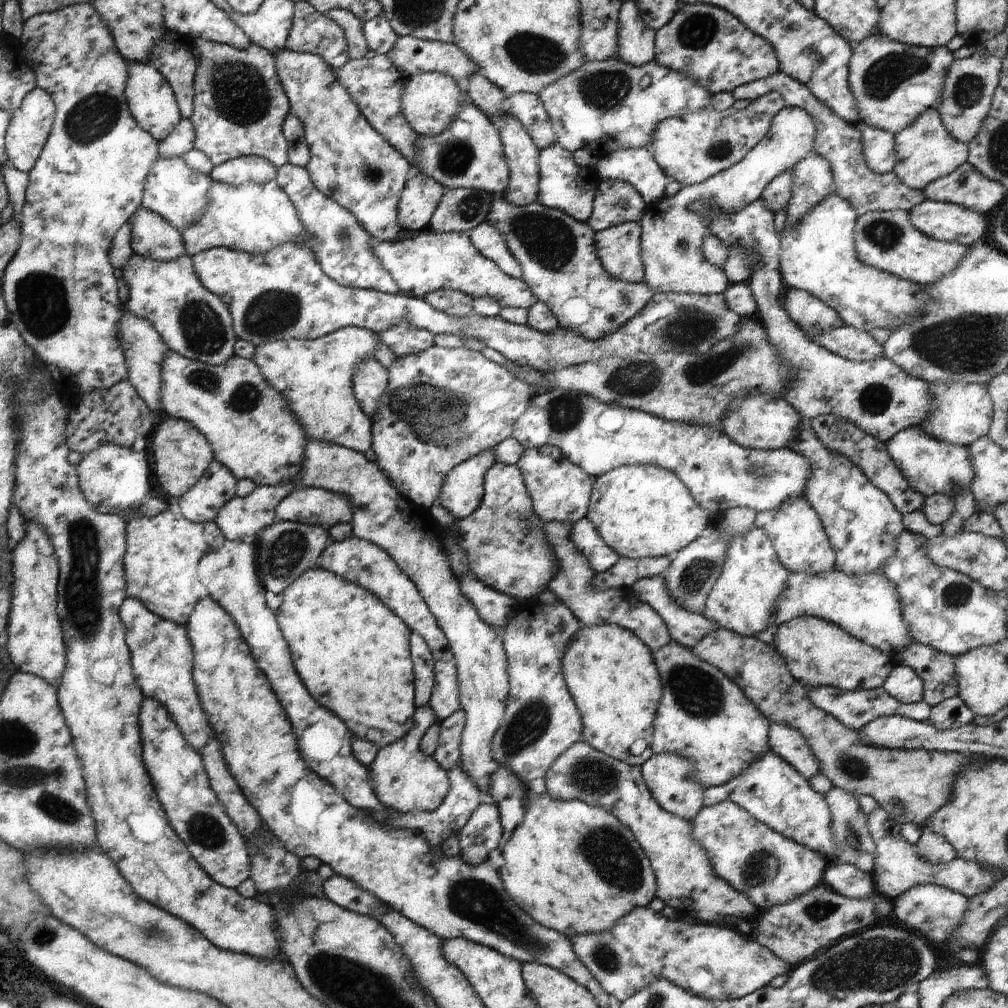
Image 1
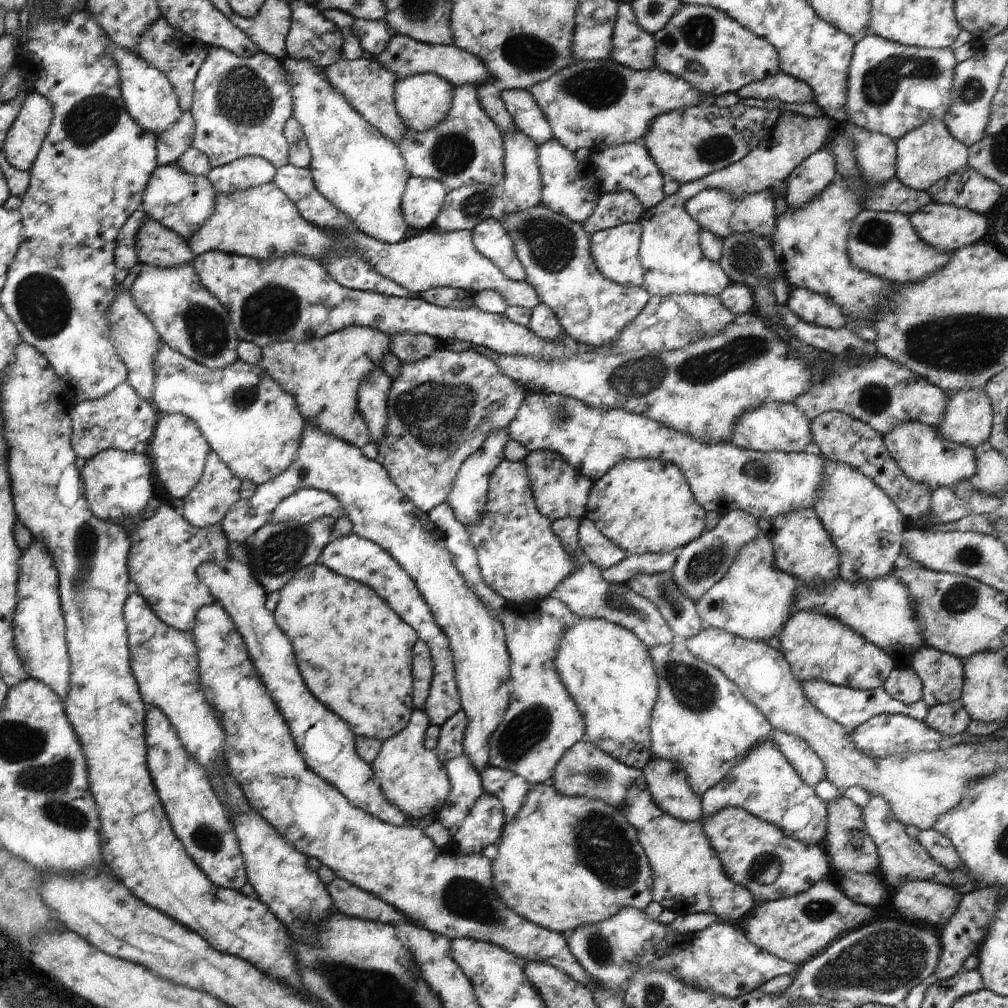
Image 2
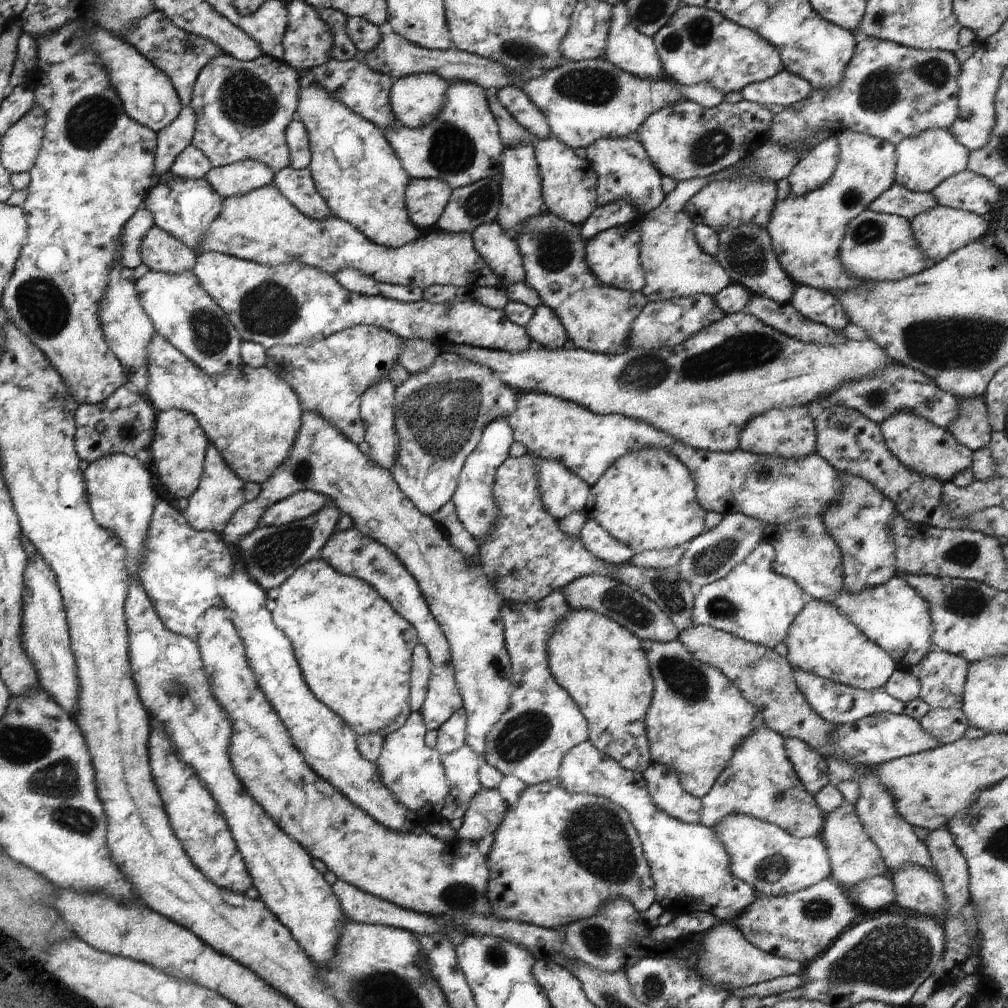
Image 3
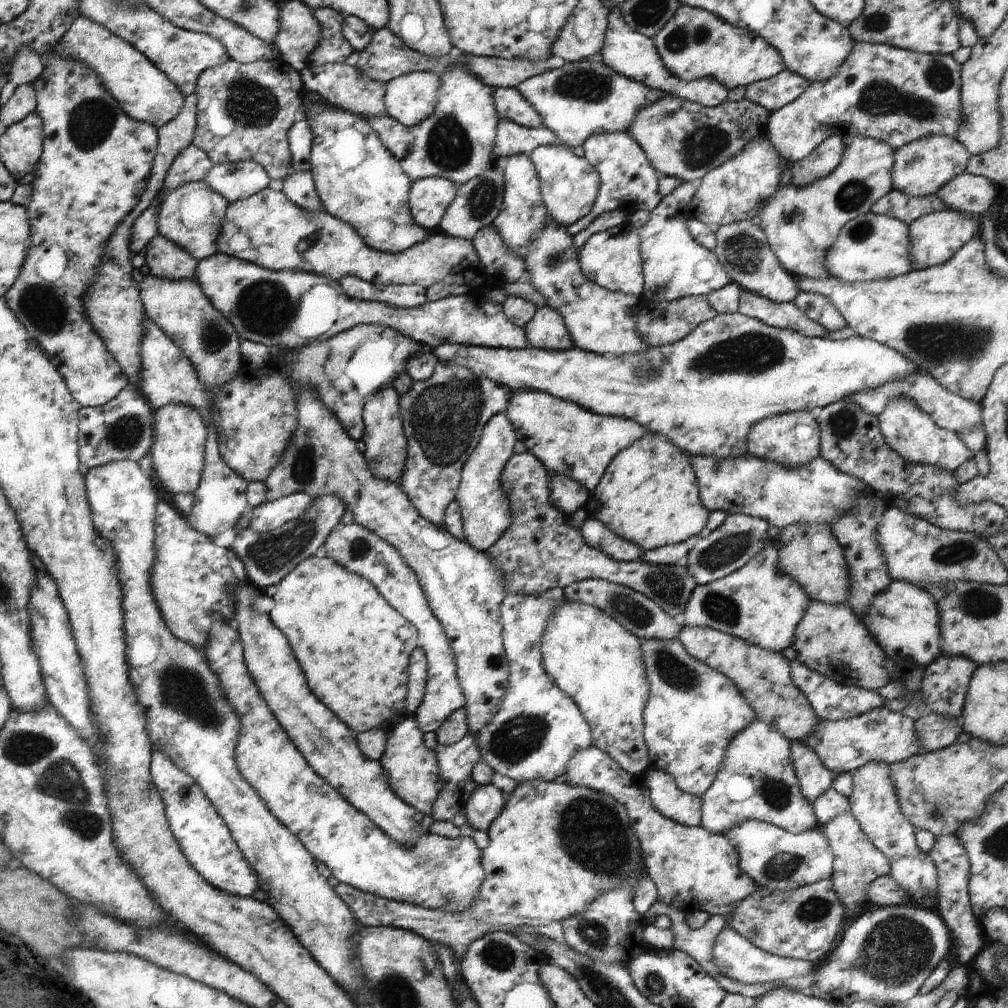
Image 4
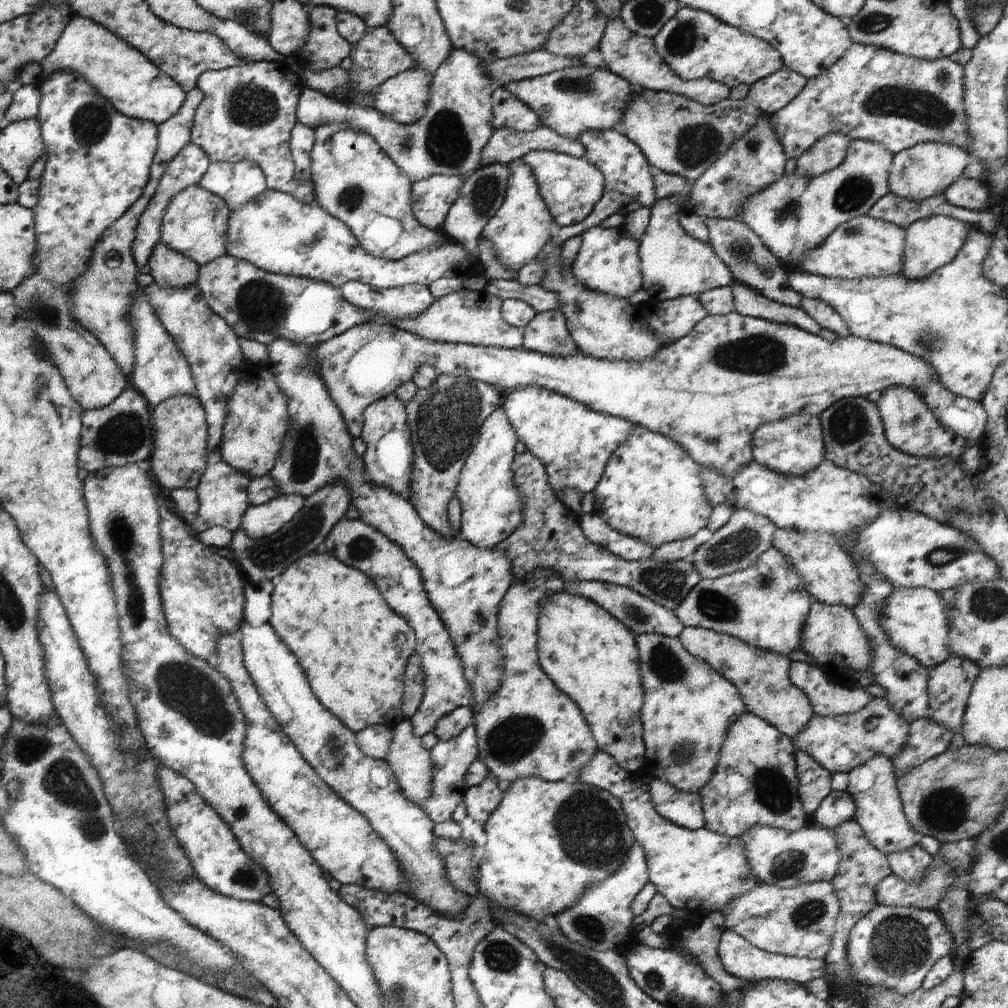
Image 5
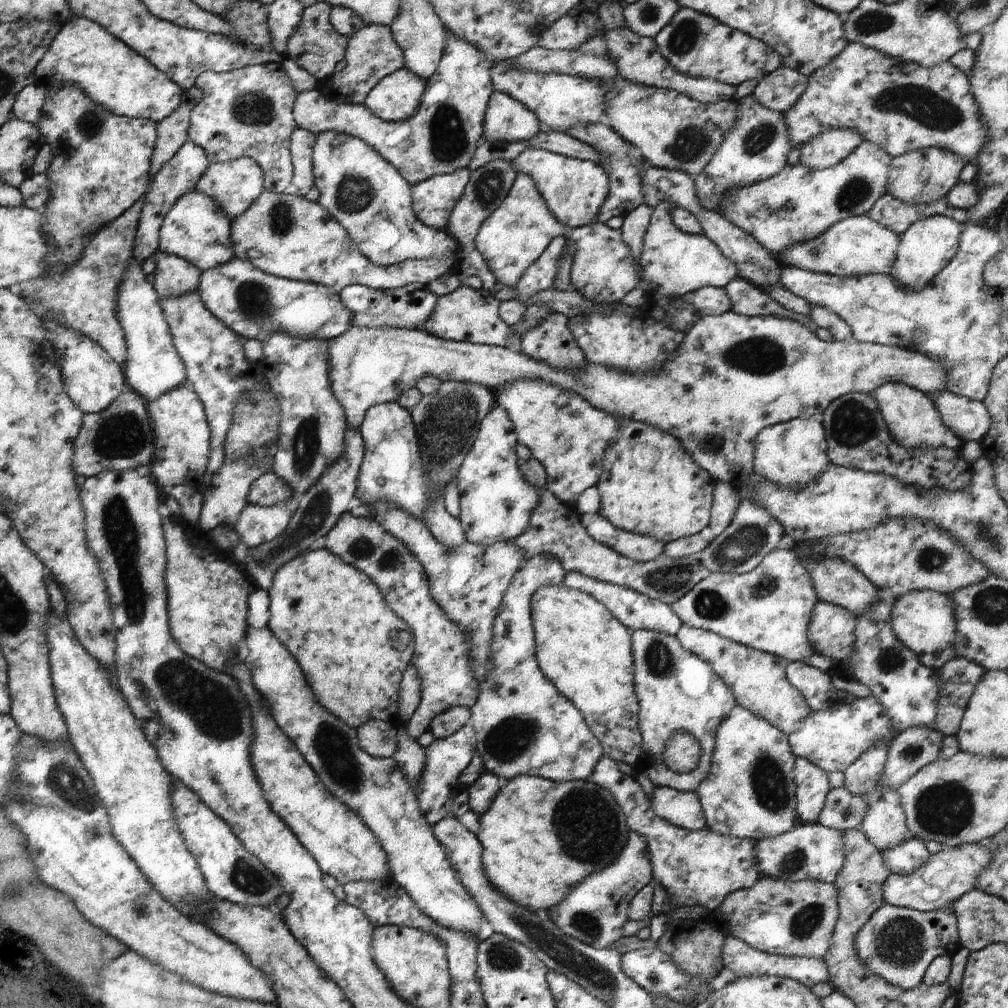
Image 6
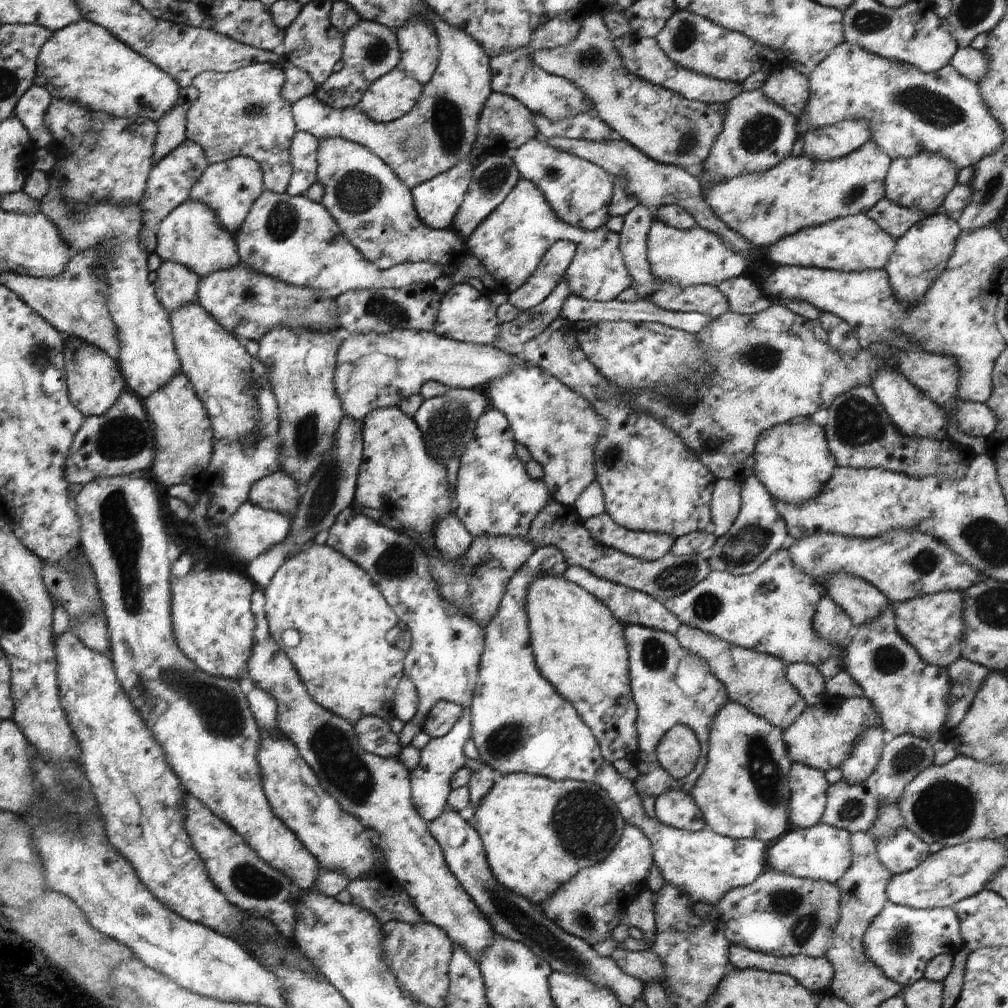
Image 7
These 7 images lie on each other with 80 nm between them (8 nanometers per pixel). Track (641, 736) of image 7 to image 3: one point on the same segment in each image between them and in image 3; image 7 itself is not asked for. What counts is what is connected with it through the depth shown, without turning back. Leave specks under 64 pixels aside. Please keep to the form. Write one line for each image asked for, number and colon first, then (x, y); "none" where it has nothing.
3: (696, 717)
4: (692, 712)
5: (687, 707)
6: (676, 691)

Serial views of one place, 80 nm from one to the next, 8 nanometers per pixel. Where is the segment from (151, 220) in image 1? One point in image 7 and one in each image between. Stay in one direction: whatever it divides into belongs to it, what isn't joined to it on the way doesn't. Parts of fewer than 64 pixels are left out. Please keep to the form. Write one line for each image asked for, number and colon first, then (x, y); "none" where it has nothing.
2: (155, 245)
3: (160, 252)
4: (164, 259)
5: (168, 268)
6: (172, 276)
7: (174, 285)

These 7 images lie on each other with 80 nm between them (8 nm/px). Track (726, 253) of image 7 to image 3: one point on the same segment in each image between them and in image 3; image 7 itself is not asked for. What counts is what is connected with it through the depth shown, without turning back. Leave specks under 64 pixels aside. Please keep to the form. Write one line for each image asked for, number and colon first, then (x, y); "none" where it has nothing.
3: (673, 265)
4: (673, 265)
5: (672, 264)
6: (672, 263)

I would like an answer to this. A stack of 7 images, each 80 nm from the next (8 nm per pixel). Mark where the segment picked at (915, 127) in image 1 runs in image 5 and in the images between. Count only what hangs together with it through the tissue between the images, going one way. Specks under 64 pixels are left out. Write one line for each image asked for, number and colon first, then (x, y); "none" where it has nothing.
2: (927, 153)
3: (923, 160)
4: (920, 167)
5: (925, 170)

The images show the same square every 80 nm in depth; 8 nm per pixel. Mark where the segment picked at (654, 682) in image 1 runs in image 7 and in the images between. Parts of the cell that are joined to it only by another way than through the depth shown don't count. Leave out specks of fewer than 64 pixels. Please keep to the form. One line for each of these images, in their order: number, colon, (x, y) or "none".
2: (606, 670)
3: (602, 666)
4: (598, 664)
5: (588, 655)
6: (585, 652)
7: (578, 646)

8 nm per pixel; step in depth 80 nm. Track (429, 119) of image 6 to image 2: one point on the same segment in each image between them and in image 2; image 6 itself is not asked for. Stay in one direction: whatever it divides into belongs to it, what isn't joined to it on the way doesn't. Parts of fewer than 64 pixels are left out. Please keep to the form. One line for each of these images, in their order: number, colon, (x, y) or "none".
2: (465, 149)
3: (461, 145)
4: (456, 142)
5: (448, 139)

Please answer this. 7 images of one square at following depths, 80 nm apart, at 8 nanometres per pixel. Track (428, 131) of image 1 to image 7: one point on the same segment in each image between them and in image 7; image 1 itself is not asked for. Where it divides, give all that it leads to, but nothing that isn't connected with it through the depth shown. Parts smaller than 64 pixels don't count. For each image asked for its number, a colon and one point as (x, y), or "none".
2: (421, 101)
3: (416, 99)
4: (410, 98)
5: (402, 98)
6: (396, 97)
7: (391, 96)

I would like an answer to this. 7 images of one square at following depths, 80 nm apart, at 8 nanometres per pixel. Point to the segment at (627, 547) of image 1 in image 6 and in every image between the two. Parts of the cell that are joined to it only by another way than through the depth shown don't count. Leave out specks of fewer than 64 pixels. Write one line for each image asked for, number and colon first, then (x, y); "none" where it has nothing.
2: (642, 506)
3: (645, 499)
4: (647, 495)
5: (650, 489)
6: (649, 485)

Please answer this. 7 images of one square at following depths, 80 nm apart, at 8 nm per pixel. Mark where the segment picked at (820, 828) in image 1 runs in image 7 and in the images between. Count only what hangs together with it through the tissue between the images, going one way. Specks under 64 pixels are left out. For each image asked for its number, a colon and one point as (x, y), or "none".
2: (762, 782)
3: (759, 781)
4: (756, 781)
5: (754, 783)
6: (748, 793)
7: (742, 793)

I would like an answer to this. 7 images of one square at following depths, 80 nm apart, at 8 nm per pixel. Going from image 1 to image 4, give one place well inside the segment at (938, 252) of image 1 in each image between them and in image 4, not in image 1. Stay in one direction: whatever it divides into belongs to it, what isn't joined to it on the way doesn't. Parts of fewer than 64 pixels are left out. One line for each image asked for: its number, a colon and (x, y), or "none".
2: (885, 244)
3: (875, 246)
4: (869, 247)

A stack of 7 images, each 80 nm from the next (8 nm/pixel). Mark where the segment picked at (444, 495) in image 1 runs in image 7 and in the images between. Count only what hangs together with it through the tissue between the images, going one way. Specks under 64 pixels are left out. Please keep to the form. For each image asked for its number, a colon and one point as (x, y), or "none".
2: (466, 496)
3: (473, 503)
4: (483, 508)
5: (490, 505)
6: (495, 502)
7: (493, 495)

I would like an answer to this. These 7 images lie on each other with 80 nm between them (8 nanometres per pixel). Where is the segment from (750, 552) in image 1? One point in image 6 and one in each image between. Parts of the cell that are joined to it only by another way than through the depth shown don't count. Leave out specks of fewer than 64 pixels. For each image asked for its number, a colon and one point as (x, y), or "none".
2: (752, 600)
3: (753, 603)
4: (757, 603)
5: (765, 605)
6: (768, 608)

